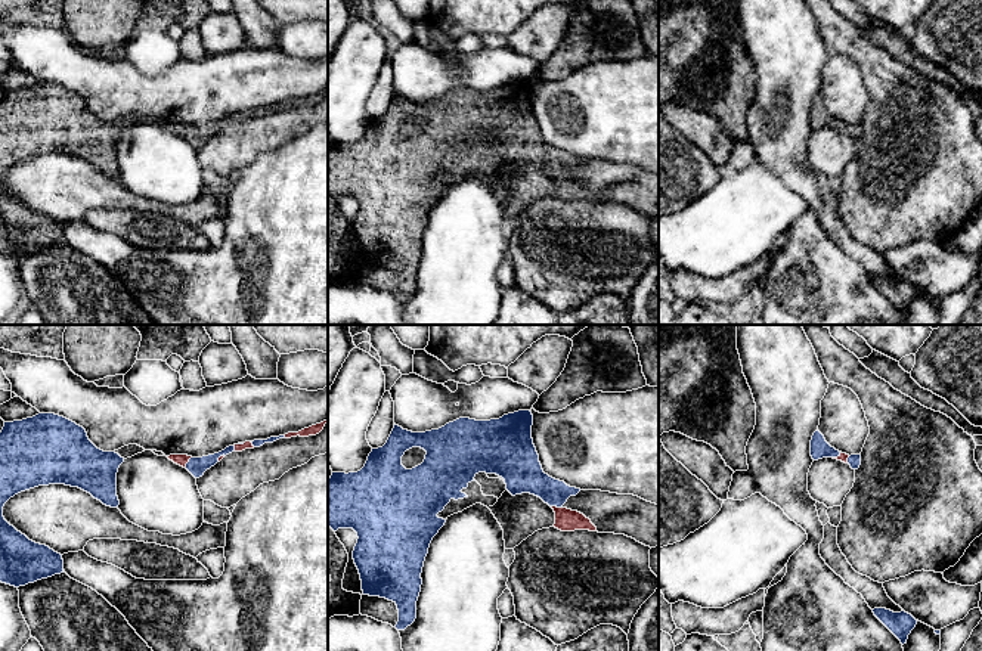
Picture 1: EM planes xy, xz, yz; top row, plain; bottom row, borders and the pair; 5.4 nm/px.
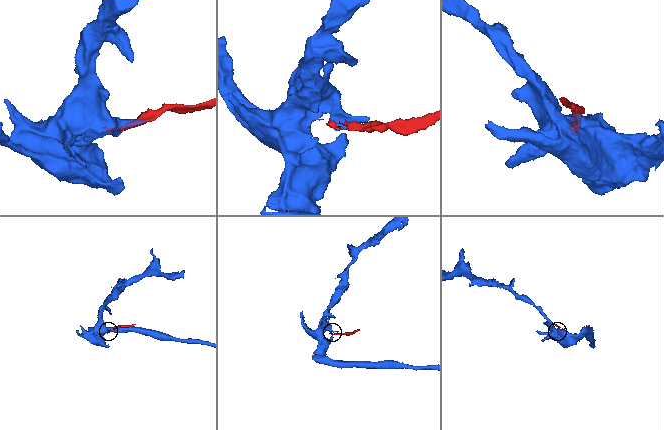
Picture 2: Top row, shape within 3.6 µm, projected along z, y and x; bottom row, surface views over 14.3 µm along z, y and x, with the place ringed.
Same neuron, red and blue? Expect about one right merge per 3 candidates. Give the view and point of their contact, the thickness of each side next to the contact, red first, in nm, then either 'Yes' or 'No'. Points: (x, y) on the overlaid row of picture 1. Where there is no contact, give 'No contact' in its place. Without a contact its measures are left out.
Touches red at xy (188, 461). Thickness 60 nm (red) against 100 nm. Yes

